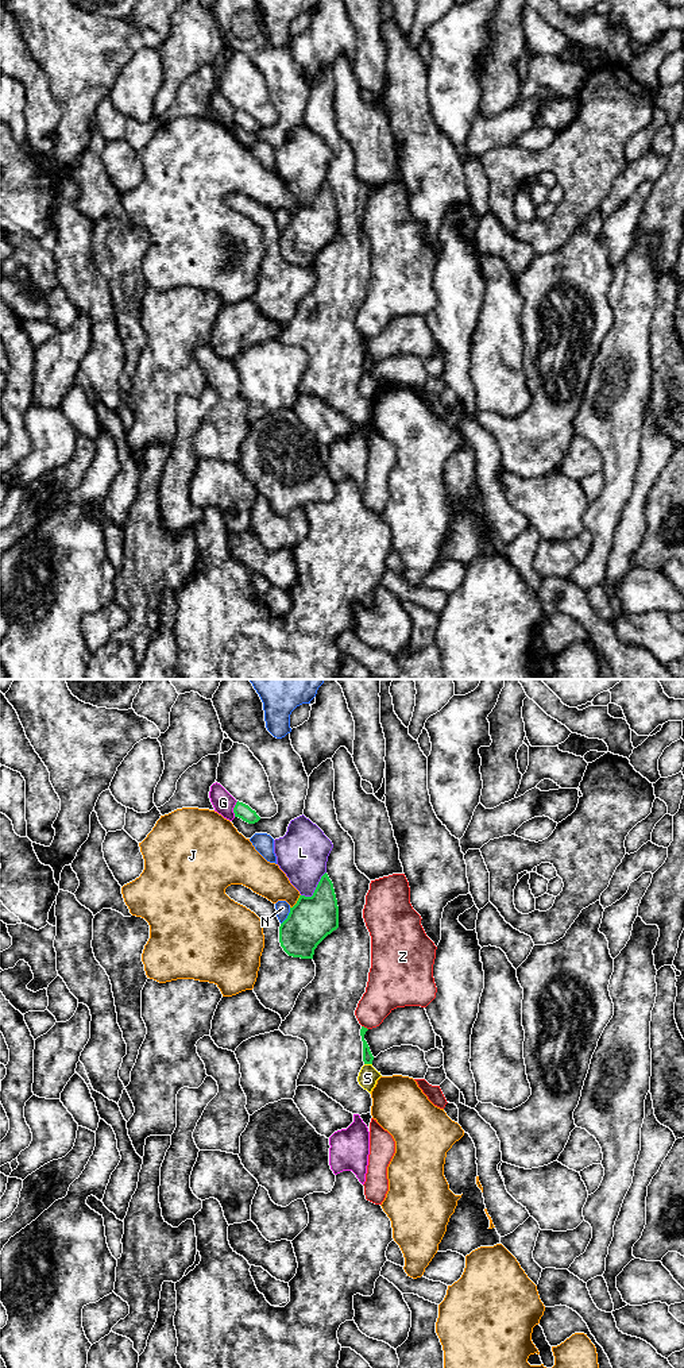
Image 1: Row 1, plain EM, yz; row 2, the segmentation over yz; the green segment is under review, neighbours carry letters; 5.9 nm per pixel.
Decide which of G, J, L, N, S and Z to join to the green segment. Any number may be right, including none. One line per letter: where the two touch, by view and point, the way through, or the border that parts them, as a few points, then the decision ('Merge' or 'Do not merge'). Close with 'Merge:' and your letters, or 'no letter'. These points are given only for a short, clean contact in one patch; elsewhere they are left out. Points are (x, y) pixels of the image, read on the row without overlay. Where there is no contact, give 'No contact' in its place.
G: Touches green at yz (234, 118). Do not merge
J: Touches green at yz (297, 209). Do not merge
L: Touches green at yz (316, 197). Do not merge
N: Touches green at yz (288, 224). Do not merge
S: Touches green at yz (368, 372). Boundary: yz (364, 372), (371, 373). Do not merge
Z: Touches green at yz (363, 335). Do not merge
Merge: no letter

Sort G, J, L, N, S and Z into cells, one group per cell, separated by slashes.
G / J / L / N / S / Z

